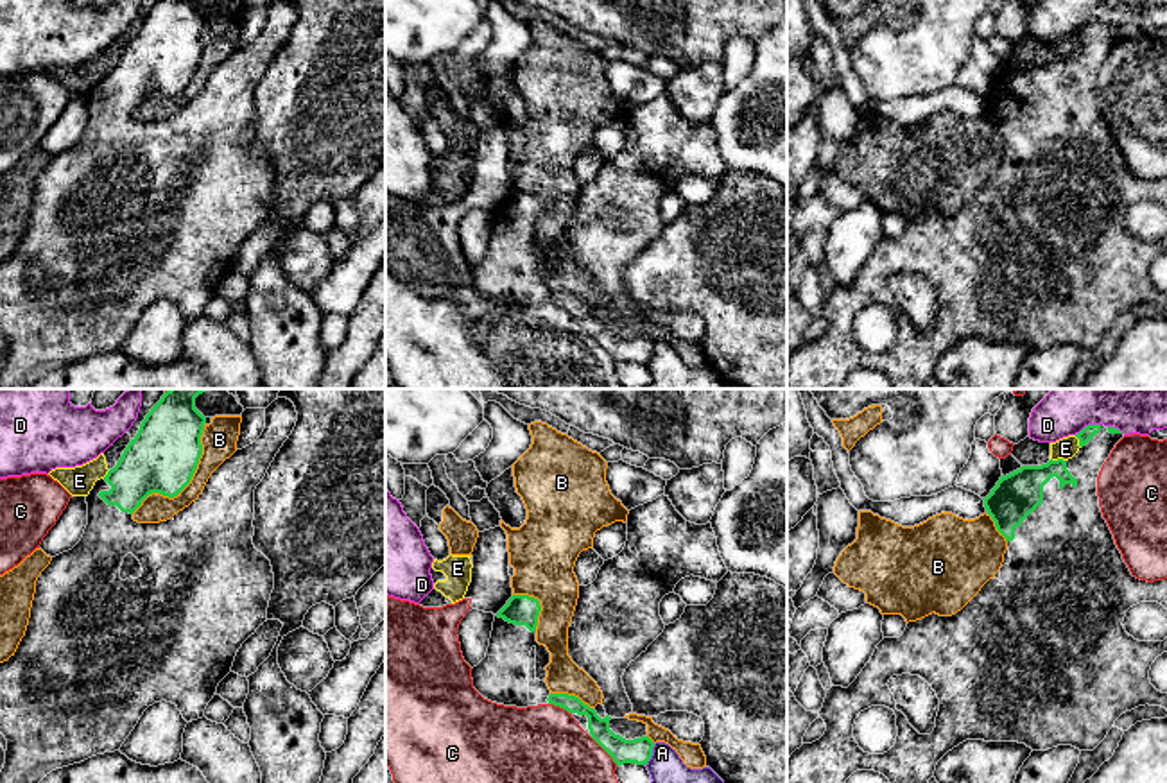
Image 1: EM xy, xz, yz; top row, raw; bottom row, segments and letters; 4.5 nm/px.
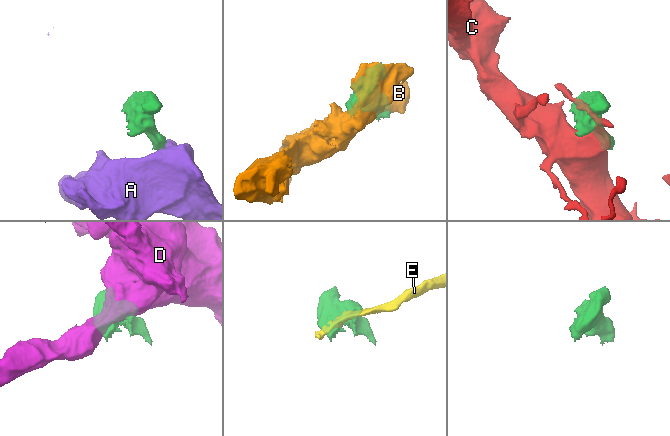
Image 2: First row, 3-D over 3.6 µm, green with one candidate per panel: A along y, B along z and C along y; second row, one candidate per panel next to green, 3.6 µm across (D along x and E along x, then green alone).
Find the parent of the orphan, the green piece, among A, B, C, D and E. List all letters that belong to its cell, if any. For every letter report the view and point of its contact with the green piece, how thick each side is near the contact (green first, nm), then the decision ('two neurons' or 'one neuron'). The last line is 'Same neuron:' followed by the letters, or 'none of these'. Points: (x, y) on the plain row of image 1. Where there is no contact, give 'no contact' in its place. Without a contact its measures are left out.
A: xz (651, 353) | 120/220 nm | two neurons
B: xy (189, 81) | 320/160 nm | two neurons
C: xz (605, 348) | 120/480 nm | two neurons
D: yz (1089, 24) | 70/180 nm | two neurons
E: yz (1058, 58) | 200/100 nm | two neurons
Same neuron: none of these

